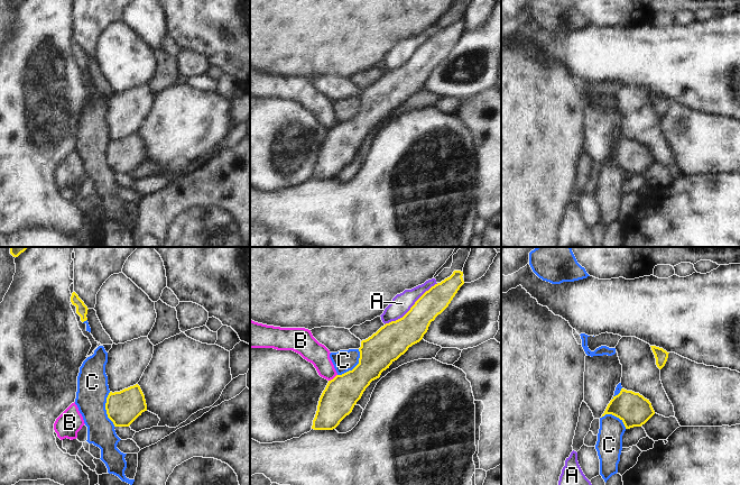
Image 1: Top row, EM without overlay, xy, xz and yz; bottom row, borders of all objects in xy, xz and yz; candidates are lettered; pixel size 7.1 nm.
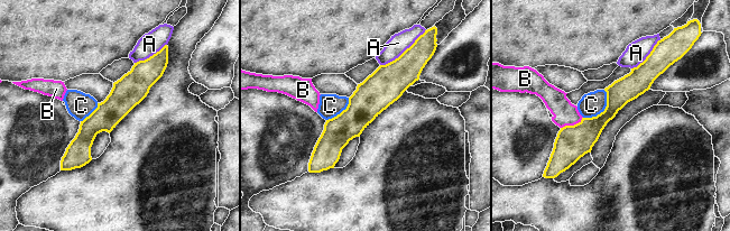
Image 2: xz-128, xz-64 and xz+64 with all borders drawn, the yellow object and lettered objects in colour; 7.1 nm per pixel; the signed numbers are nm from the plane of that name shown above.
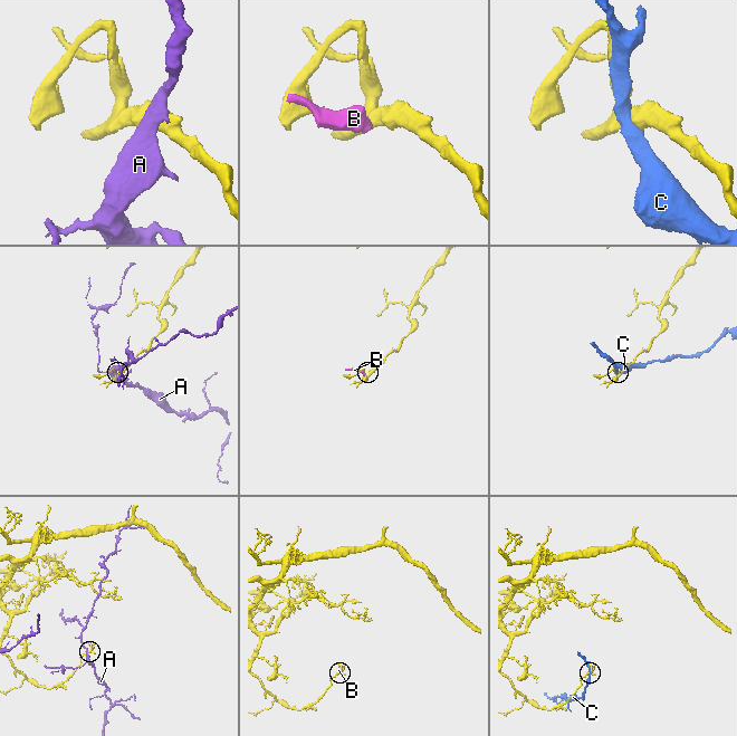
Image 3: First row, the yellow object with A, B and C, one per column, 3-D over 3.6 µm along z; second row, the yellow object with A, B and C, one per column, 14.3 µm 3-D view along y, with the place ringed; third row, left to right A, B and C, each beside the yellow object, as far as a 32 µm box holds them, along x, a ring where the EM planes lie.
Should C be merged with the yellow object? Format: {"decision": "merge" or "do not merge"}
{"decision": "do not merge"}

